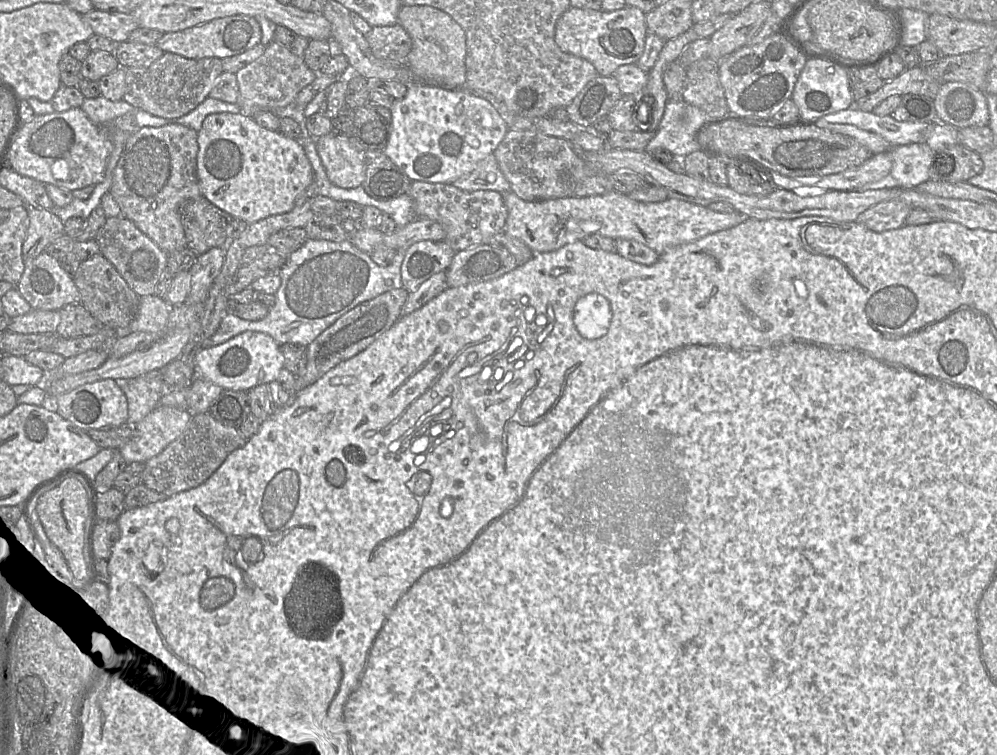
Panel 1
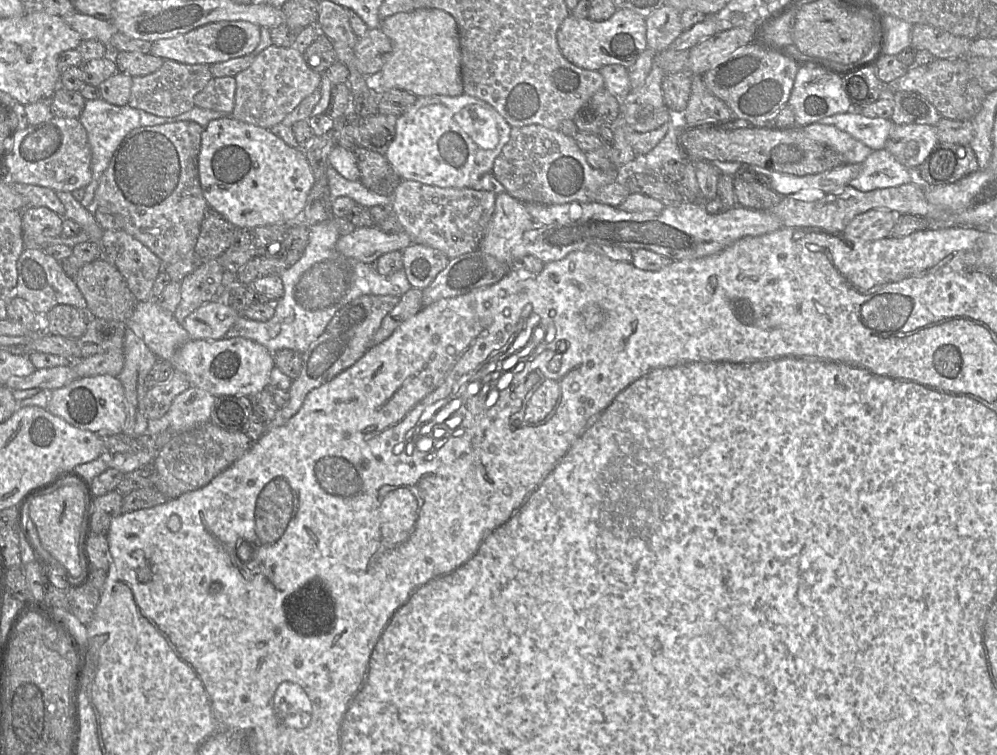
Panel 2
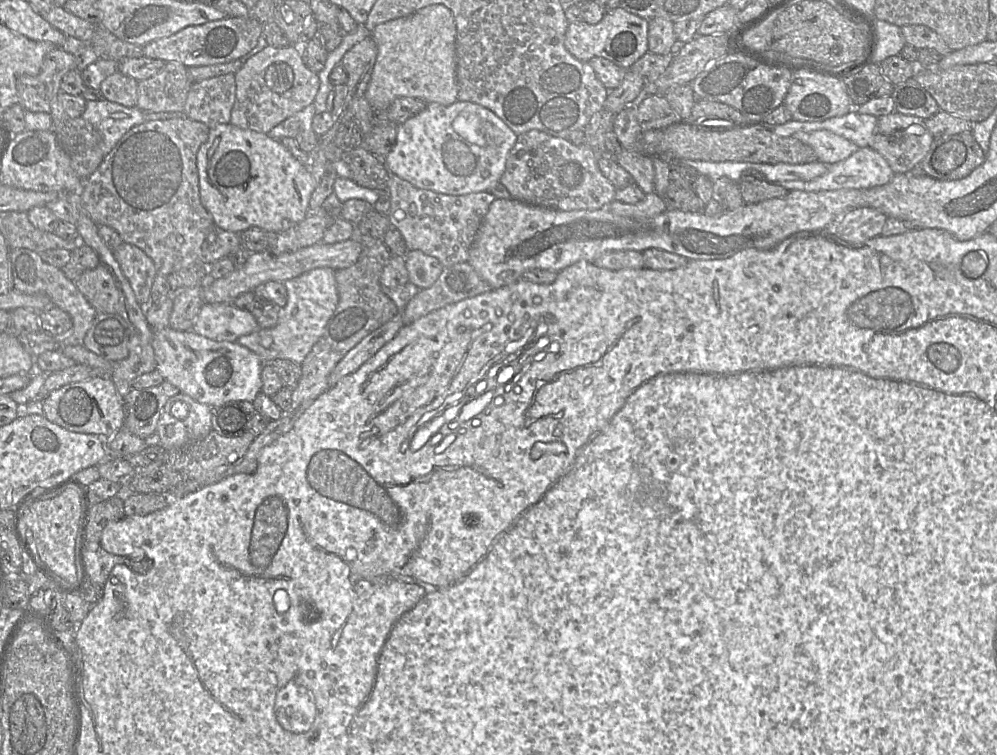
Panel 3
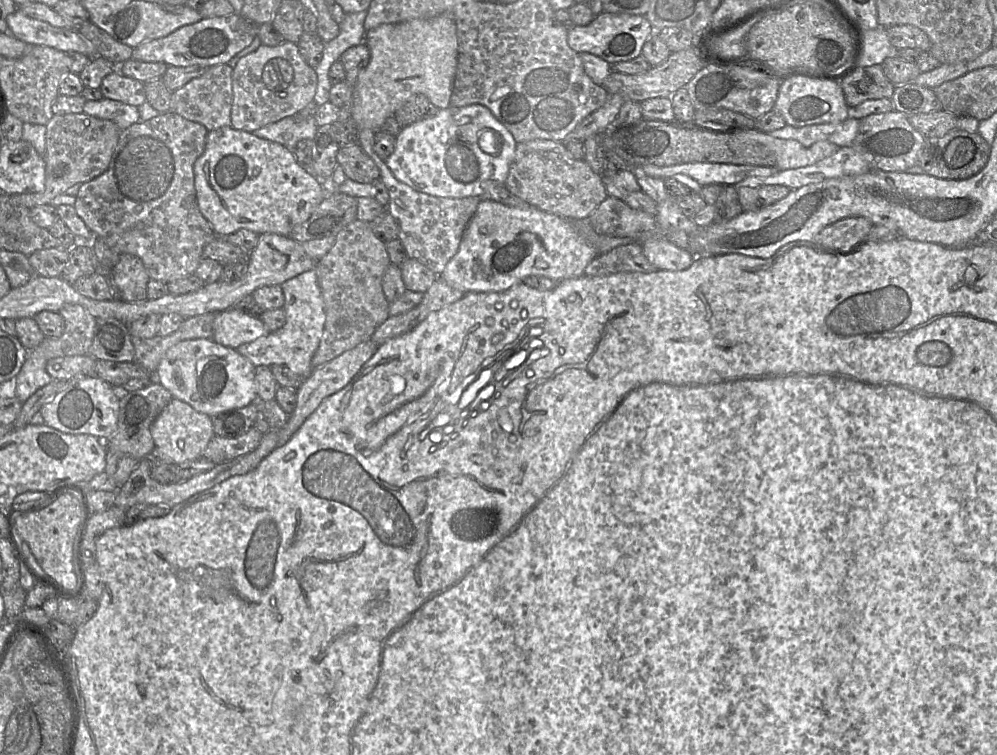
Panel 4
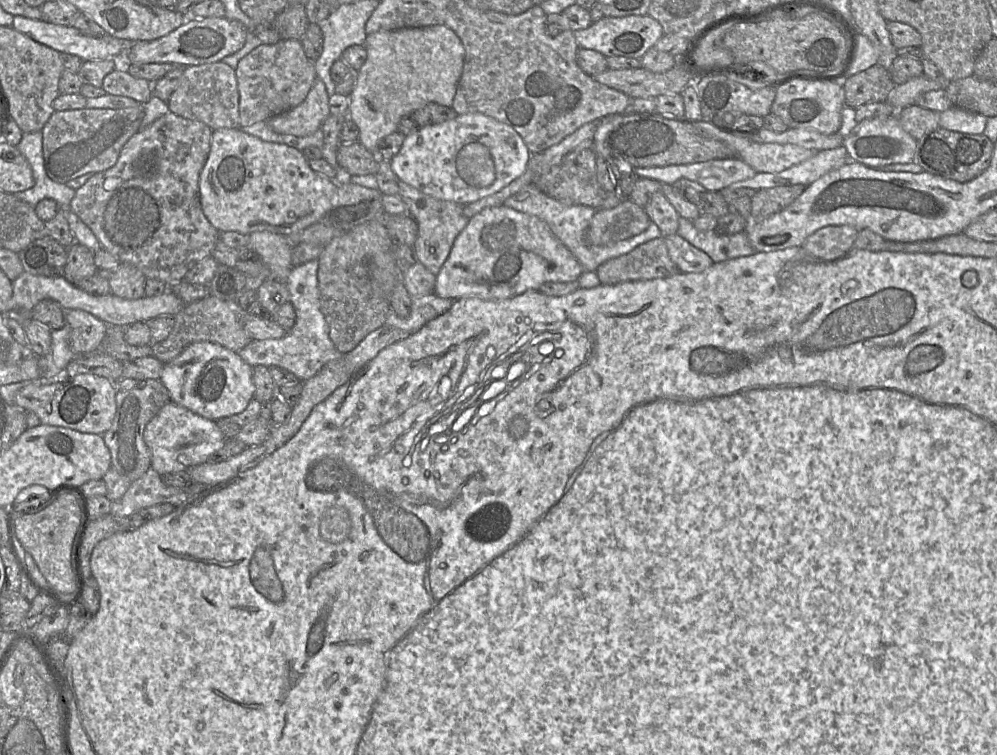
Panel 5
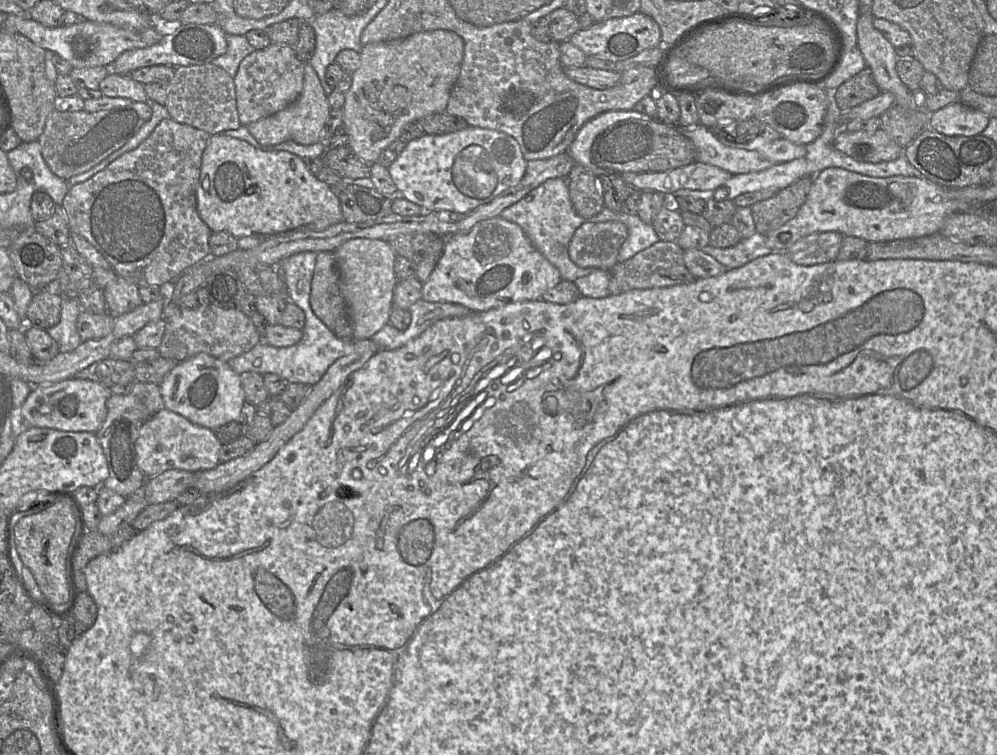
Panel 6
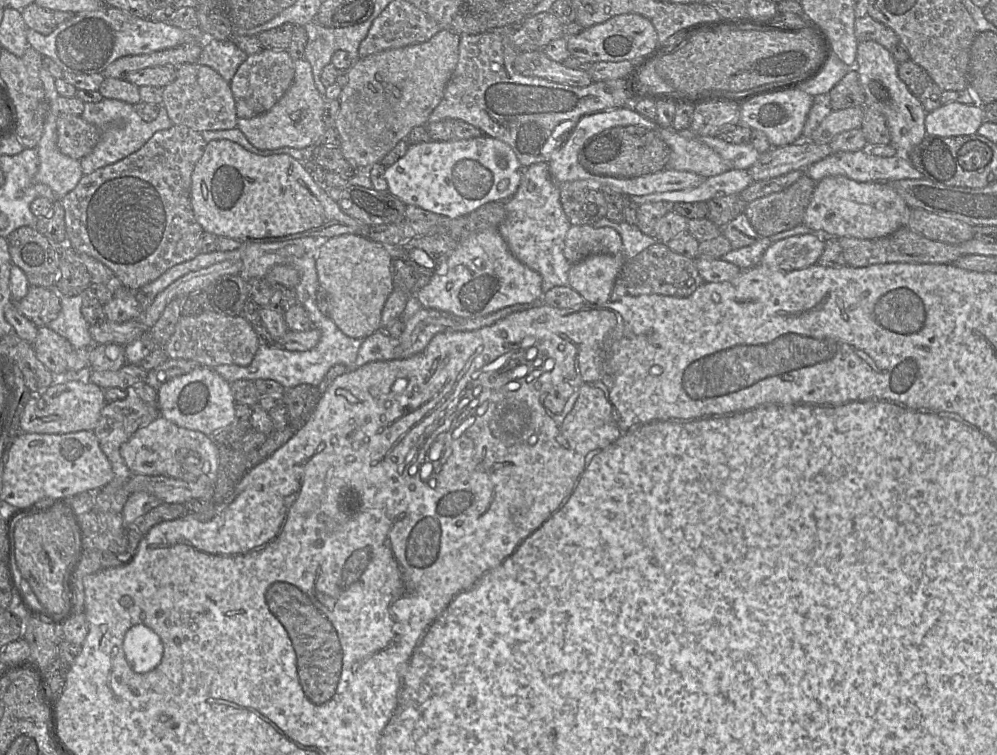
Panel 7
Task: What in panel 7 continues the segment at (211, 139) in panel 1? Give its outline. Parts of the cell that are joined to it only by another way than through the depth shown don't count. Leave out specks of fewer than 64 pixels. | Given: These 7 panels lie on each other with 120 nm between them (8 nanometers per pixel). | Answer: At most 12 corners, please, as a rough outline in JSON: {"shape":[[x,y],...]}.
{"shape":[[211,140],[192,173],[206,232],[242,243],[343,234],[291,155]]}

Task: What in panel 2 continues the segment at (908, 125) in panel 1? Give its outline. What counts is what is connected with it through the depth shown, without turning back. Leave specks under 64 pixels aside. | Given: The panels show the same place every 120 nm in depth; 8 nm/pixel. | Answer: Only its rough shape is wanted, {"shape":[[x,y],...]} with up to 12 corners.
{"shape":[[846,112],[825,117],[874,150],[884,149],[894,123]]}

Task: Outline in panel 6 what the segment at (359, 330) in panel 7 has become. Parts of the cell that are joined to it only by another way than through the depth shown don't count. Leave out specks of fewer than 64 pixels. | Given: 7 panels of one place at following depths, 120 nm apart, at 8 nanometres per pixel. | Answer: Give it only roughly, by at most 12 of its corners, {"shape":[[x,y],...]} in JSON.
{"shape":[[354,238],[334,251],[354,341],[389,322],[396,253]]}

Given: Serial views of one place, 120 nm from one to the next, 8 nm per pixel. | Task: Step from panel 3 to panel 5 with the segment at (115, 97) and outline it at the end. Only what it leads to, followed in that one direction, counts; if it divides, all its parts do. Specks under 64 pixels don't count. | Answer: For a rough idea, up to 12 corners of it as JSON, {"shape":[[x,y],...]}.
{"shape":[[121,63],[104,77],[107,94],[140,104],[153,95],[153,83],[131,76]]}

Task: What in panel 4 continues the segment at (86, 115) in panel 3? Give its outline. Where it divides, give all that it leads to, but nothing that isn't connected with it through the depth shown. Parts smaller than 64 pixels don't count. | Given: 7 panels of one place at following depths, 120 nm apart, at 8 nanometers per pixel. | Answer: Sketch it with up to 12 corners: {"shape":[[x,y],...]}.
{"shape":[[104,97],[83,112],[111,120],[121,131],[160,114],[147,101],[136,107]]}

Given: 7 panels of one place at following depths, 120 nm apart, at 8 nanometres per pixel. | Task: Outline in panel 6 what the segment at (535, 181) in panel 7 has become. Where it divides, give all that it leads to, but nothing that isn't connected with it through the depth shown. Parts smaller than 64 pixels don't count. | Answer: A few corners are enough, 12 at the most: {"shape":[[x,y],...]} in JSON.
{"shape":[[566,178],[546,180],[499,216],[574,282],[596,269],[568,254],[586,220]]}

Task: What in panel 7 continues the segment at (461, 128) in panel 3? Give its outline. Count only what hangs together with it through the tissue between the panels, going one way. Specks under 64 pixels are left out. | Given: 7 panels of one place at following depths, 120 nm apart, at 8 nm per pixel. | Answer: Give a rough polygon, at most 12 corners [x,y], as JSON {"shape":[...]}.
{"shape":[[483,135],[410,145],[385,169],[405,205],[457,218],[518,189]]}

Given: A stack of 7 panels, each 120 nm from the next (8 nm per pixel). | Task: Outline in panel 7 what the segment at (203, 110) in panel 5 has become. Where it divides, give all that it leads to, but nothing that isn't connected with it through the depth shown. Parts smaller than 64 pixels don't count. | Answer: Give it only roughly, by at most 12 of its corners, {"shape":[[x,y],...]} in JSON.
{"shape":[[177,66],[163,87],[170,120],[195,131],[237,127],[213,68]]}

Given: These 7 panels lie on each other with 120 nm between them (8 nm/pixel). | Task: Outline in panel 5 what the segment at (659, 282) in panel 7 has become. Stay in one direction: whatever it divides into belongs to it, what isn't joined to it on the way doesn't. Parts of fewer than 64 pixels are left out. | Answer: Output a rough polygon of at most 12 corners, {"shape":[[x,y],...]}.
{"shape":[[664,237],[596,269],[602,285],[680,273]]}

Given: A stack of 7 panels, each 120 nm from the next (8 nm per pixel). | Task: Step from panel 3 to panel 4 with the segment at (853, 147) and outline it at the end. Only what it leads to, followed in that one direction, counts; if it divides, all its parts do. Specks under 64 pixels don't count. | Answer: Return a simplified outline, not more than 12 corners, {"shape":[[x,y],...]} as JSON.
{"shape":[[752,130],[752,139],[775,152],[779,171],[813,165],[840,148],[826,140],[797,140]]}

